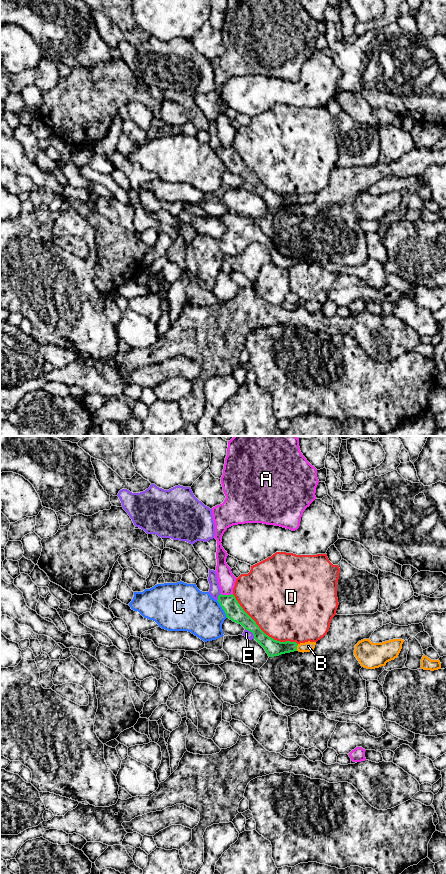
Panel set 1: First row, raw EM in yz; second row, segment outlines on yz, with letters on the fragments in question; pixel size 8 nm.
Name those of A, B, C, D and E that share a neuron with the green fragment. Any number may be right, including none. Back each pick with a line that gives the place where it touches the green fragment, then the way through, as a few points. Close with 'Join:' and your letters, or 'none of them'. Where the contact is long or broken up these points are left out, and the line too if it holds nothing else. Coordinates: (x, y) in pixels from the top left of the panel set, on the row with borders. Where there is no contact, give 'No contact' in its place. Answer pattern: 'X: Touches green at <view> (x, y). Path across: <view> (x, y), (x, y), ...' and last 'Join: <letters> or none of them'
B: Touches green at yz (296, 647). Path across: yz (272, 647), (296, 647), (308, 646)
Join: B

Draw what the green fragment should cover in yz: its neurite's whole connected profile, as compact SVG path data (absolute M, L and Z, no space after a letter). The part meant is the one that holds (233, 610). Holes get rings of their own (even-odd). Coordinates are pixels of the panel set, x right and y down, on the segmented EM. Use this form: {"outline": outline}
{"outline": "M233 594L218 596L217 600L224 610L226 617L241 624L246 630L254 635L254 639L265 649L269 657L279 656L281 654L294 651L310 652L313 651L316 642L305 642L297 644L296 642L280 642L266 635L256 624L256 622L243 610Z"}

